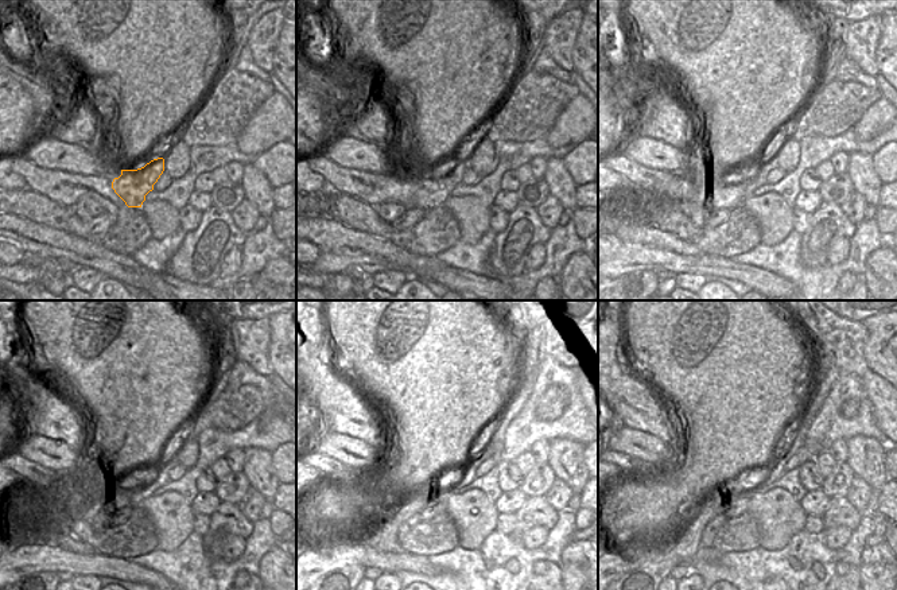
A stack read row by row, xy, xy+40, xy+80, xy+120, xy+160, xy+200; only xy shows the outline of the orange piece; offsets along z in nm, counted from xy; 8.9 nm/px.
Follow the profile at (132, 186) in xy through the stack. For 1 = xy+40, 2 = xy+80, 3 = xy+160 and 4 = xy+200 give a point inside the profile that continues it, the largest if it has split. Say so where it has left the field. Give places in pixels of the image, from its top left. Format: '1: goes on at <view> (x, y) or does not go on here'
1: goes on at xy+40 (428, 191)
2: goes on at xy+80 (723, 194)
3: goes on at xy+160 (387, 539)
4: goes on at xy+200 (683, 550)

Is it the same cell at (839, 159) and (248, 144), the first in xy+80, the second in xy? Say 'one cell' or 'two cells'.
two cells

